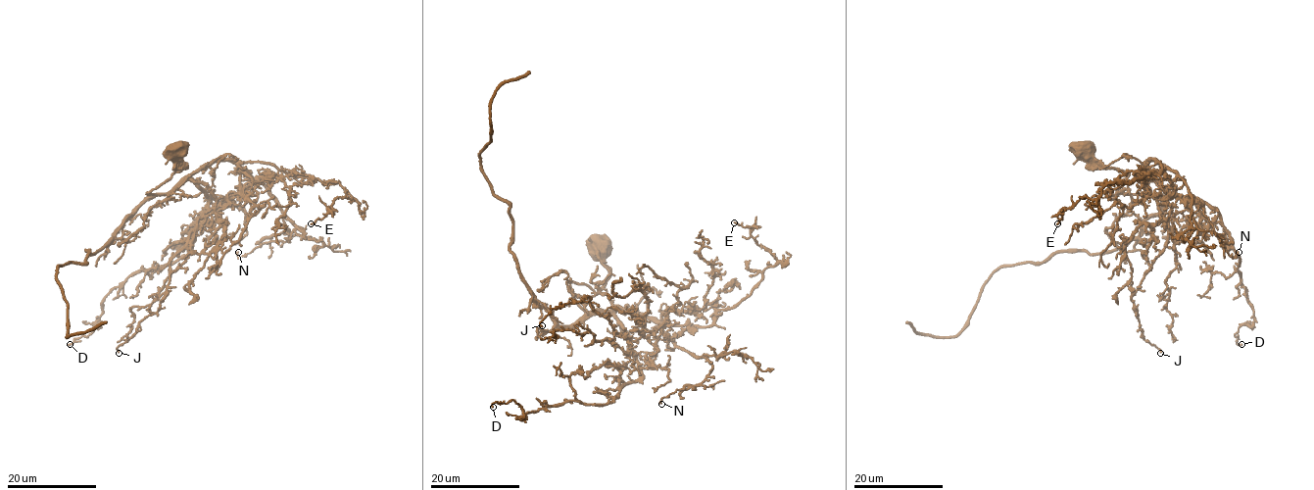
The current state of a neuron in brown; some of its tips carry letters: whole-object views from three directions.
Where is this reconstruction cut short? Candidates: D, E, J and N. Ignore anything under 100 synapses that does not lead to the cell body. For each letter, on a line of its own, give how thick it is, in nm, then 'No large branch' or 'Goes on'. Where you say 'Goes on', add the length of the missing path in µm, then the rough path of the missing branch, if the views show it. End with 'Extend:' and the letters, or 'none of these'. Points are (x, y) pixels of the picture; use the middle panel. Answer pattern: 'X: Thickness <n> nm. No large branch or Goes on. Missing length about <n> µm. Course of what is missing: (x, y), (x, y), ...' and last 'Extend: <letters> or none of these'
D: Thickness 170 nm. No large branch
E: Thickness 140 nm. No large branch
J: Thickness 170 nm. No large branch
N: Thickness 200 nm. No large branch
Extend: none of these

